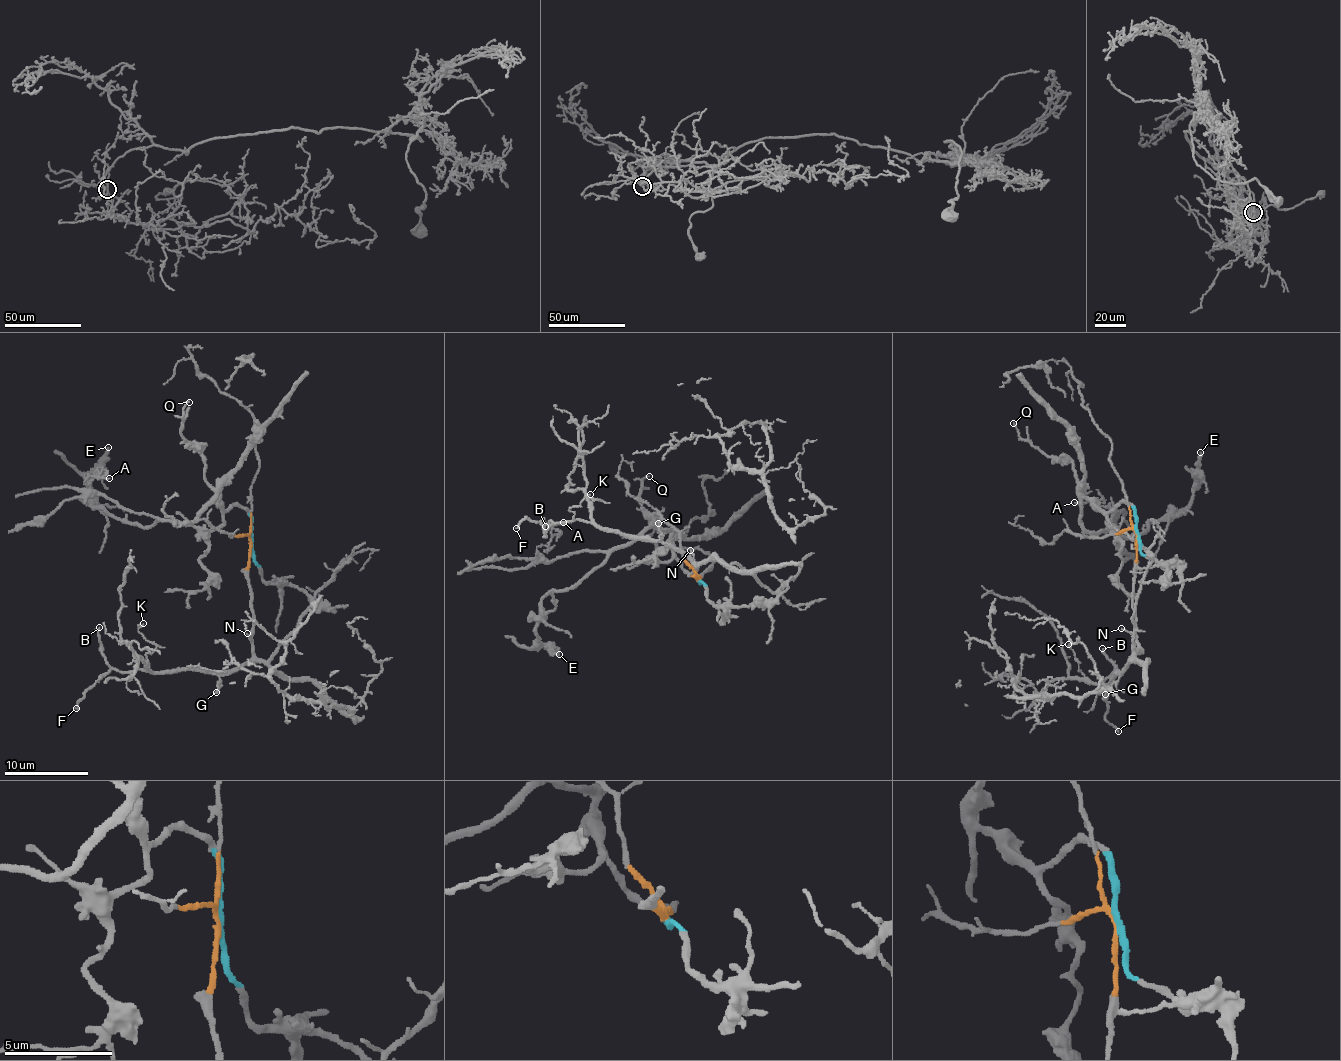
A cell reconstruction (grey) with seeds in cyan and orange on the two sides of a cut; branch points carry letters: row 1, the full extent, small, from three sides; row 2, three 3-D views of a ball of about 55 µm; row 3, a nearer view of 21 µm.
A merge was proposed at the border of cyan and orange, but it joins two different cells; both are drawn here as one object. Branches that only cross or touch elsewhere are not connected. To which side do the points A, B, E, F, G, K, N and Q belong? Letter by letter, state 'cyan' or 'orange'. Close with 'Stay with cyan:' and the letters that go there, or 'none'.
A: cyan
B: orange
E: cyan
F: orange
G: orange
K: orange
N: orange
Q: cyan
Stay with cyan: A, E, Q

